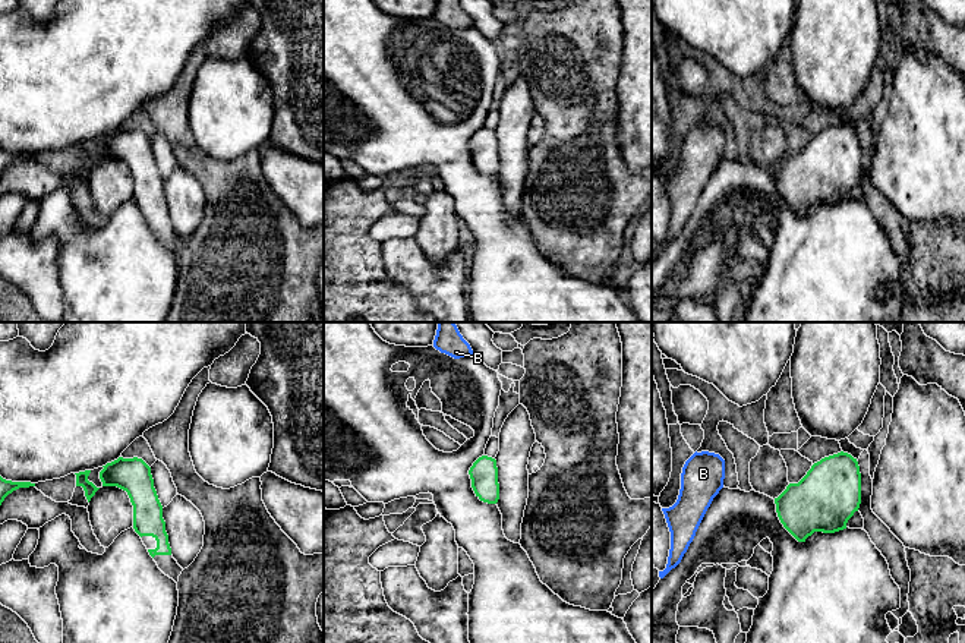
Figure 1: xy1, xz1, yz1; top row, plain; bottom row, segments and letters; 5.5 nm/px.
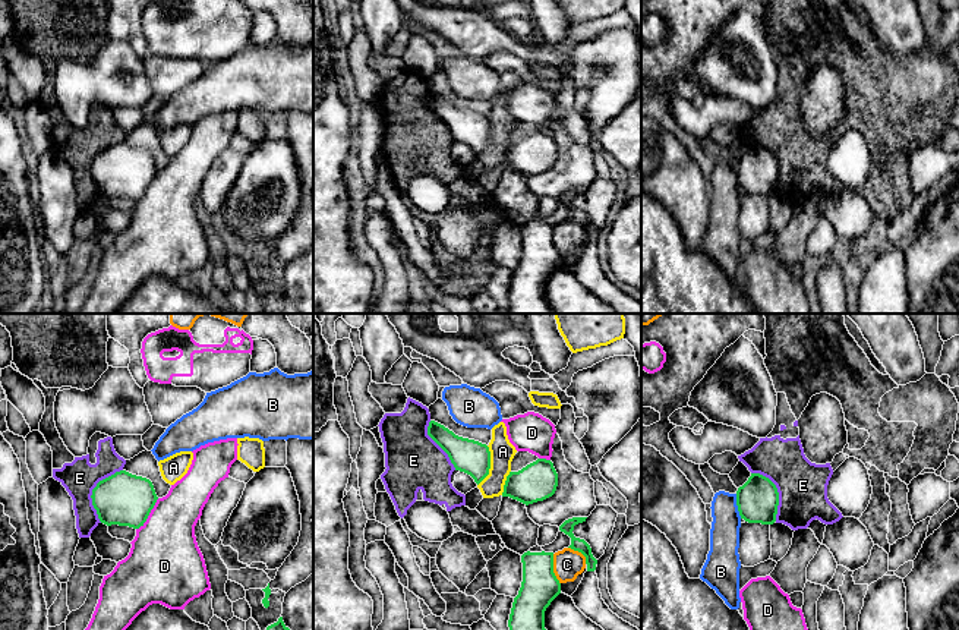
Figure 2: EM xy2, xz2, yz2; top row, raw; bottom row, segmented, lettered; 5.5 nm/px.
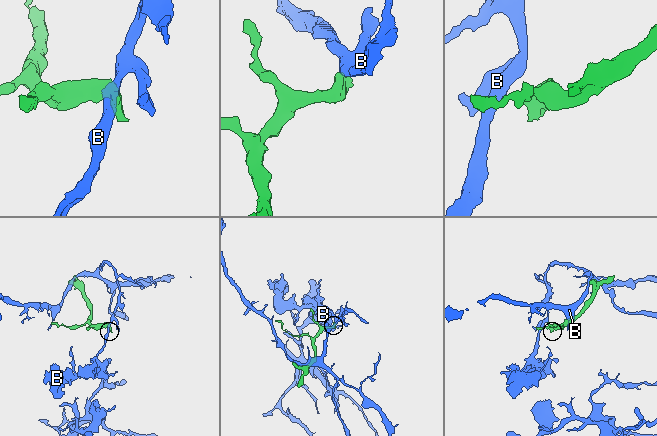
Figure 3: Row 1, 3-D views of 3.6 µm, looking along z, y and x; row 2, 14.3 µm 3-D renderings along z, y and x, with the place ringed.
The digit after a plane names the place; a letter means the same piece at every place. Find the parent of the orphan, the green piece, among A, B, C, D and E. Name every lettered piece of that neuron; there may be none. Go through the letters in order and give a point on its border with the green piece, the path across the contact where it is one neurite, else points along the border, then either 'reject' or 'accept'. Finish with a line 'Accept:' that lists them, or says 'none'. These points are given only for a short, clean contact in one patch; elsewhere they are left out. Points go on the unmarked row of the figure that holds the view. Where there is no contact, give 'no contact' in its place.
A: xz2 (489, 138) | along xz2 (488, 117), (489, 145), (478, 157) | reject
B: yz2 (738, 178) | along yz2 (735, 166), (741, 189) | reject
C: xz2 (552, 241) | reject
D: xy2 (148, 186) | reject
E: xy2 (92, 163) | reject
Accept: none

